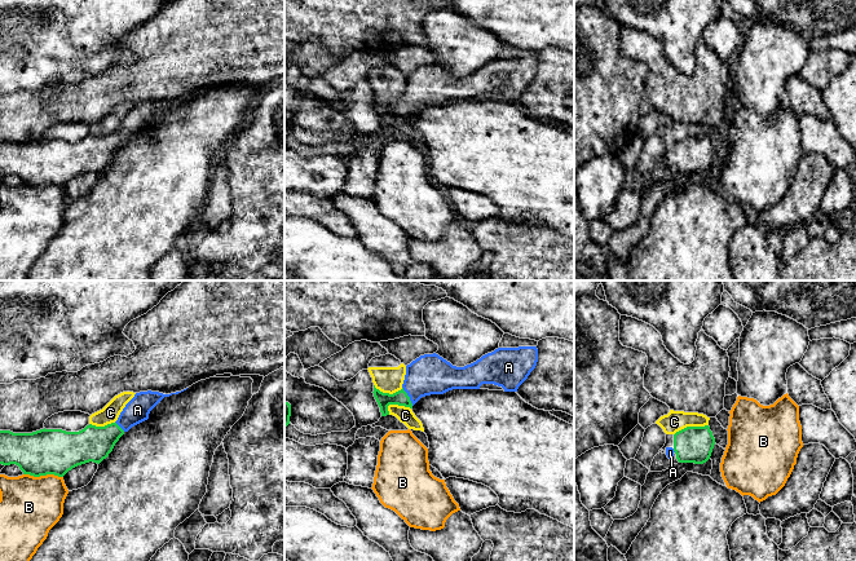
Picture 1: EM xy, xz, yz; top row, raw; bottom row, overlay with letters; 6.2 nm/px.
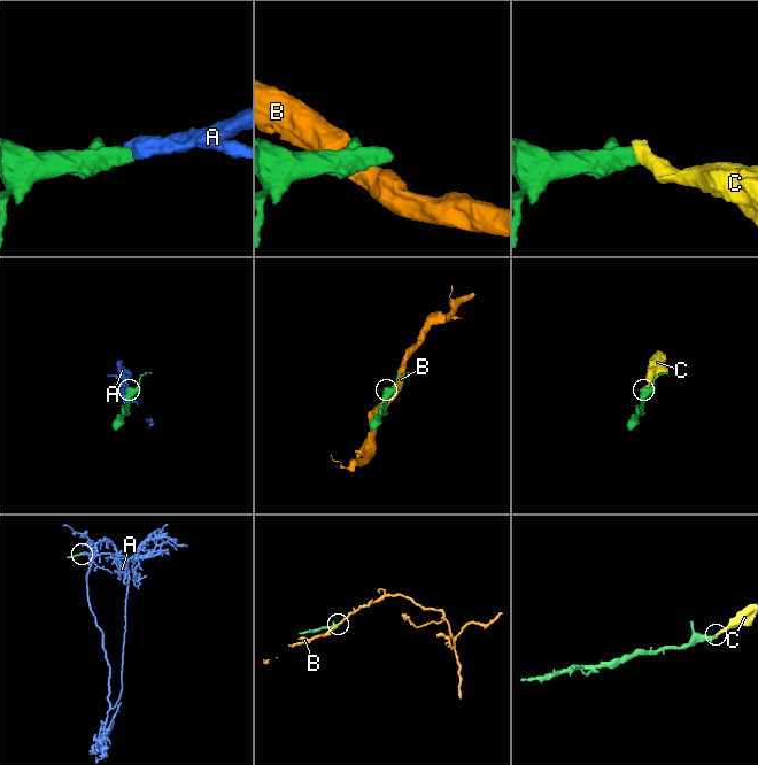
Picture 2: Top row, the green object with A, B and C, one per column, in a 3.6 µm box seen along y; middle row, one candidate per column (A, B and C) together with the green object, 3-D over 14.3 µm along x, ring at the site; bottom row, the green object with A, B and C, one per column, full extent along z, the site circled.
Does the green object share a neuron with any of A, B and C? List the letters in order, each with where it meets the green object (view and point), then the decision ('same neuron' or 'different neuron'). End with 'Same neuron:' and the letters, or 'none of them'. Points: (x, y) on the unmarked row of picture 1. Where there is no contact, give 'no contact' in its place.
A: xz (407, 106) | same neuron
B: xy (43, 185) | different neuron
C: yz (691, 137) | different neuron
Same neuron: A

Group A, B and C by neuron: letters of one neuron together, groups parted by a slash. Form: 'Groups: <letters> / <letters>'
Groups: A / B / C

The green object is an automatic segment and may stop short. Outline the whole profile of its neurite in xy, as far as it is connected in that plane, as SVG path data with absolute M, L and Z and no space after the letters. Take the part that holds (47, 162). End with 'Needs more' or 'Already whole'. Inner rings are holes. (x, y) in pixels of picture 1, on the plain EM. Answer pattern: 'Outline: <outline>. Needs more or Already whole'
Outline: M136 103L118 131L105 137L89 134L79 142L45 138L32 143L0 141L0 175L16 175L23 185L34 187L63 187L78 176L89 172L100 175L125 142L147 131L150 122L164 107L178 103Z. Needs more

